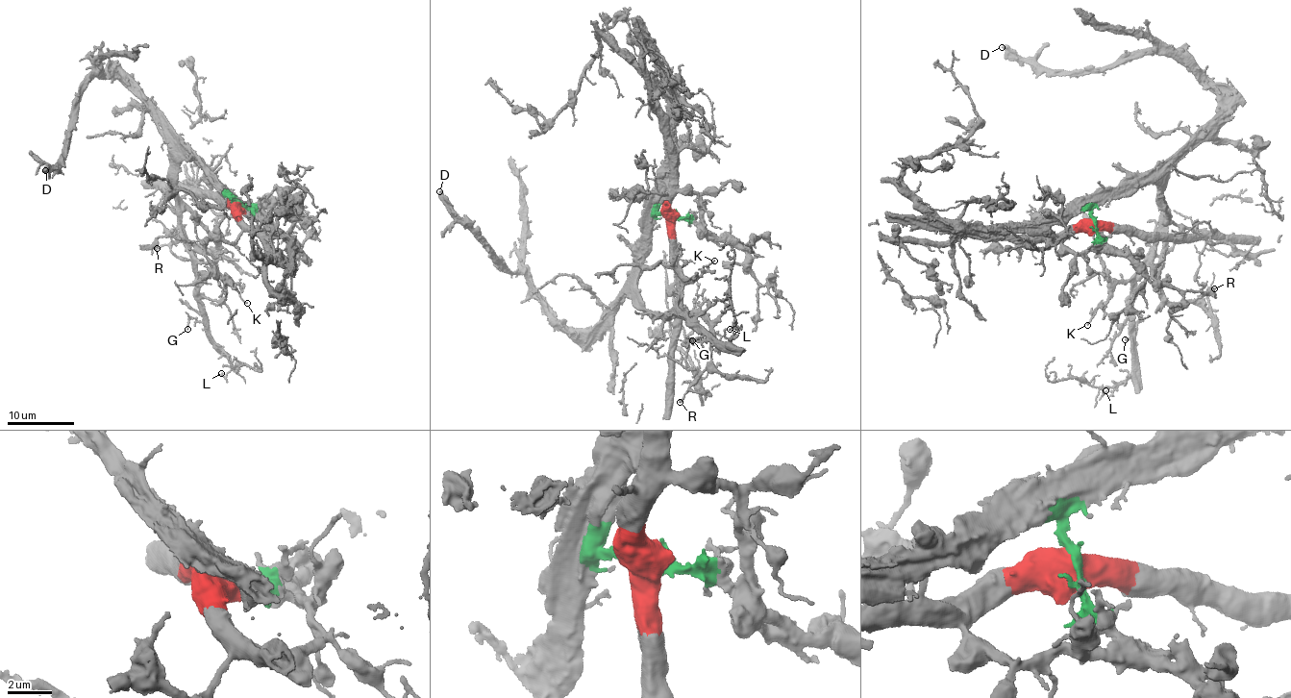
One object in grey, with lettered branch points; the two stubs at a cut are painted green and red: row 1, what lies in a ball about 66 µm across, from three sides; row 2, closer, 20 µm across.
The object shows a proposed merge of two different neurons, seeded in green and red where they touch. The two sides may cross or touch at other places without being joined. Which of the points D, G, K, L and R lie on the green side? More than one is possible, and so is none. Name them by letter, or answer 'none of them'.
D, G, K, L, R

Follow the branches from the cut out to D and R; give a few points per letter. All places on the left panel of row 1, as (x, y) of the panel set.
D: (239, 202), (230, 198), (151, 108), (120, 80), (94, 68), (61, 154), (63, 162), (50, 173), (46, 170)
R: (239, 202), (195, 159), (184, 160), (174, 195), (217, 252), (213, 255), (206, 247), (180, 241), (157, 248)

